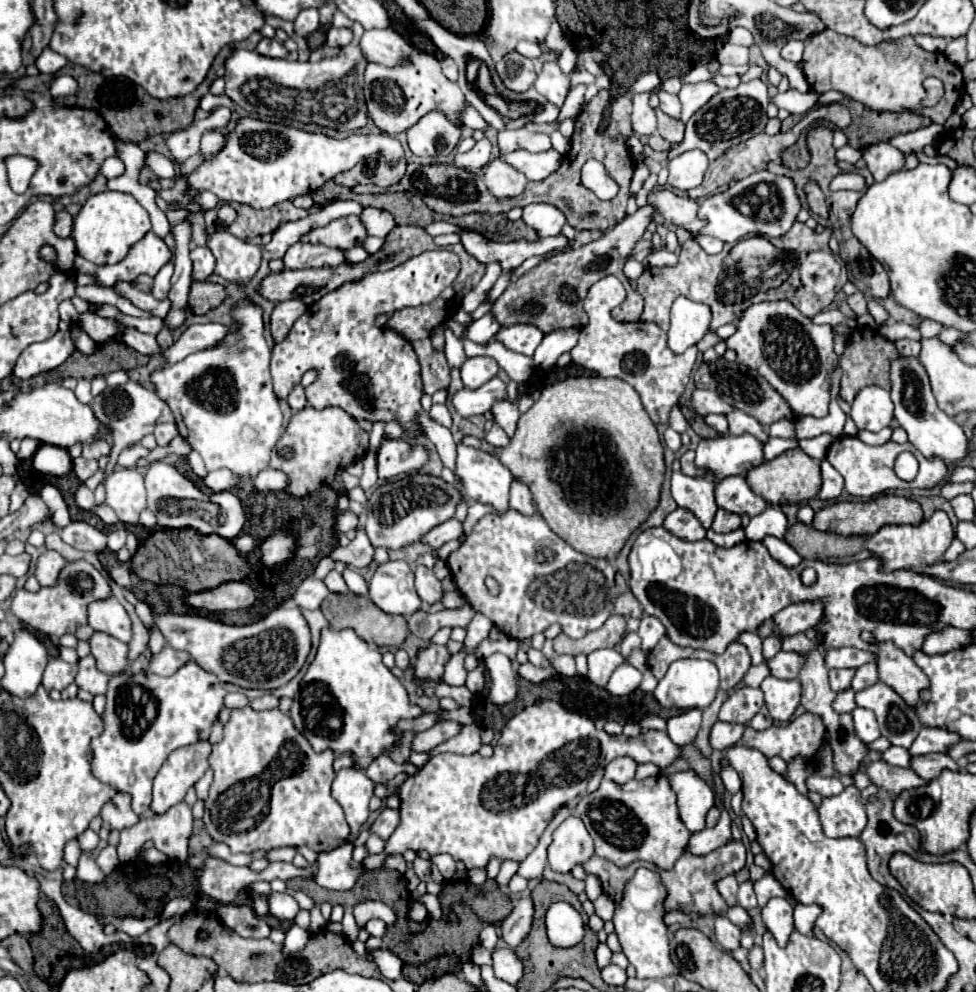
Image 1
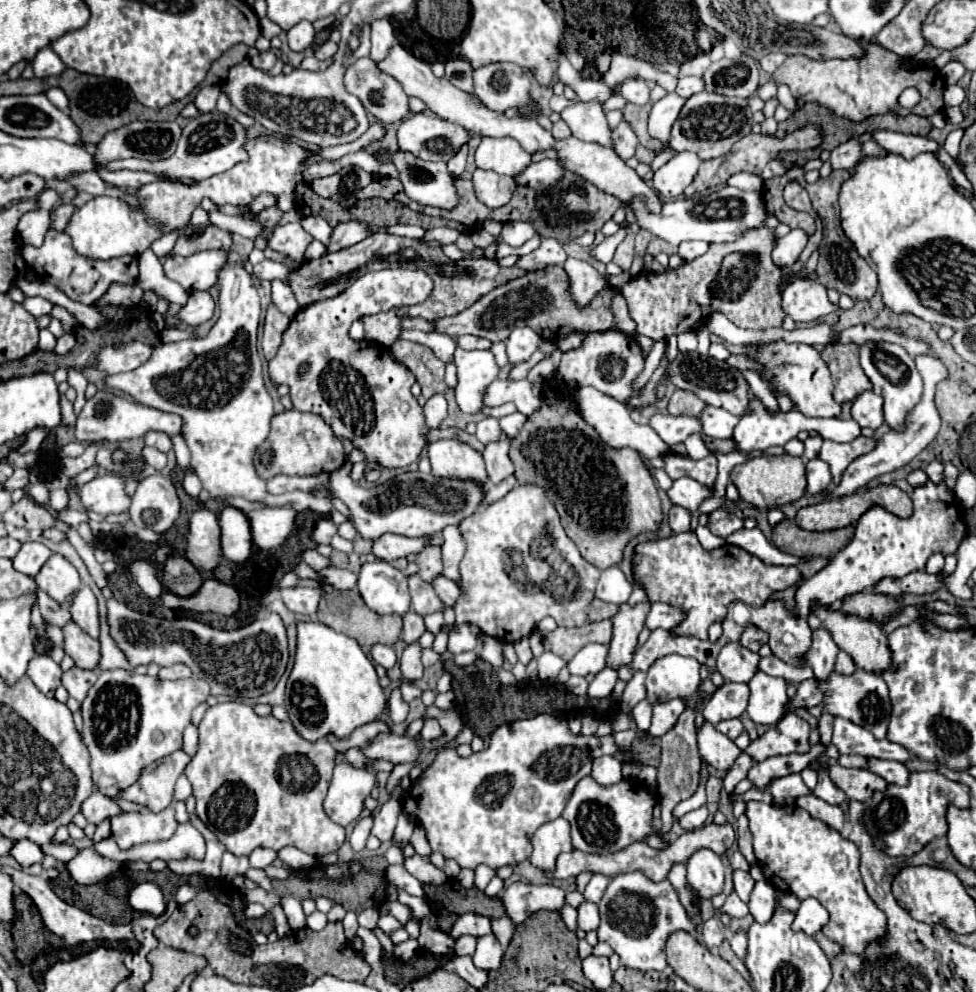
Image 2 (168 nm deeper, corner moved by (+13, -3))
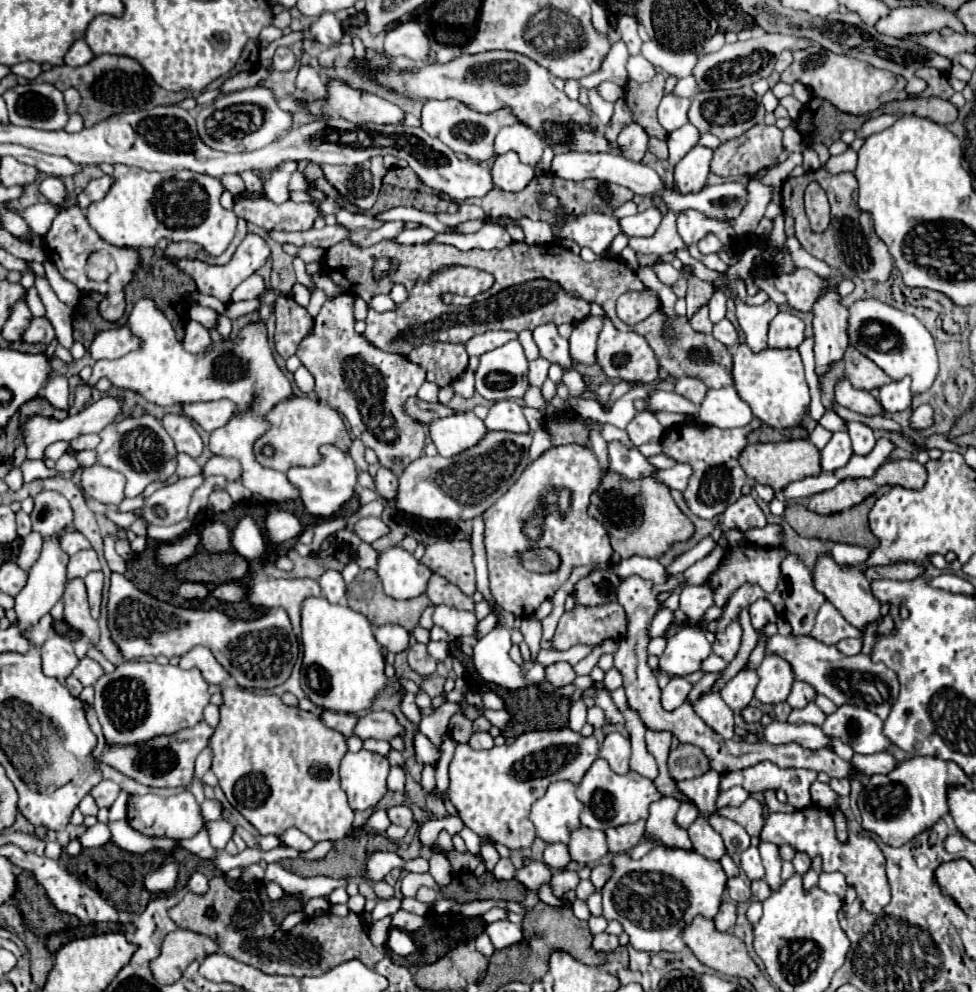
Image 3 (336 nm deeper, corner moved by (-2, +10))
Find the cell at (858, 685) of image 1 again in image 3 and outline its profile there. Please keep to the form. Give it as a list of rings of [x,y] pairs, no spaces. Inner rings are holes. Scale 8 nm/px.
[[[846,638],[846,640],[840,640],[836,644],[836,648],[846,654],[846,656],[854,656],[854,654],[860,654],[862,650],[862,638]]]

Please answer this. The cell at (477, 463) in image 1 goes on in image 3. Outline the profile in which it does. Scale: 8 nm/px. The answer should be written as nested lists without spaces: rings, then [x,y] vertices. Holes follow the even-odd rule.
[[[472,412],[460,416],[446,416],[430,426],[430,438],[436,444],[440,456],[452,458],[464,450],[474,448],[482,442],[488,428]]]

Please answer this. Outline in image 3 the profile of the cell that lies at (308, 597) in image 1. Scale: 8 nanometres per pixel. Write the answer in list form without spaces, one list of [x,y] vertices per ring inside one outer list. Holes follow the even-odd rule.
[[[326,570],[320,578],[318,578],[318,584],[322,588],[322,596],[328,600],[328,602],[334,602],[334,604],[340,604],[344,600],[344,592],[346,592],[346,584],[344,584],[344,578],[340,572],[336,570]]]

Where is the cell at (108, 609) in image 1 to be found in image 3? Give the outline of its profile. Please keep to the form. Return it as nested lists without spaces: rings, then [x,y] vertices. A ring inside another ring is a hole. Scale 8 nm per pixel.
[[[90,572],[86,578],[86,588],[88,588],[88,602],[92,610],[92,618],[100,618],[100,604],[102,604],[102,588],[104,588],[104,574],[102,572]]]

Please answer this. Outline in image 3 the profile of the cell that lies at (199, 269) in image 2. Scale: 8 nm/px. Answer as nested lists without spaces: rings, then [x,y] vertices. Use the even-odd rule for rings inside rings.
[[[248,234],[248,236],[240,242],[240,246],[236,248],[236,252],[234,252],[234,256],[230,258],[230,262],[224,264],[224,266],[212,266],[212,264],[206,264],[206,262],[202,262],[202,260],[198,260],[198,258],[174,258],[174,264],[176,264],[182,272],[186,272],[188,276],[192,276],[192,280],[196,282],[196,288],[198,288],[200,292],[212,294],[212,296],[216,296],[216,298],[228,302],[228,294],[234,290],[234,286],[238,286],[242,280],[246,280],[248,276],[252,276],[252,274],[266,262],[268,256],[270,256],[270,248],[268,248],[268,244],[264,242],[264,238],[258,236],[258,234]]]

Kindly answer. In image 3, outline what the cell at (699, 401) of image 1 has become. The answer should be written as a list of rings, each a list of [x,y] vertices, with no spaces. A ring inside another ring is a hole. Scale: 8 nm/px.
[[[678,378],[676,382],[676,392],[684,398],[688,398],[690,402],[694,404],[700,404],[704,398],[706,398],[706,392],[708,392],[708,386],[698,380],[698,378]]]

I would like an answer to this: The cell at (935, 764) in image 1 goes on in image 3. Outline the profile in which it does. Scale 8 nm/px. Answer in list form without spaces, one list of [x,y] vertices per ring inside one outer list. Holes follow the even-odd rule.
[[[888,750],[870,754],[870,756],[854,754],[854,758],[850,762],[854,764],[856,772],[862,772],[866,776],[872,776],[872,774],[888,774],[888,772],[892,772],[898,766],[898,760]]]

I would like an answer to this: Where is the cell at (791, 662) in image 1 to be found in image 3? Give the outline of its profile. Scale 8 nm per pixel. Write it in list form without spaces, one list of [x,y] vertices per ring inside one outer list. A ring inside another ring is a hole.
[[[732,622],[726,632],[716,634],[716,644],[712,650],[726,662],[732,662],[732,658],[740,650],[740,644],[742,644],[742,626],[738,622]]]

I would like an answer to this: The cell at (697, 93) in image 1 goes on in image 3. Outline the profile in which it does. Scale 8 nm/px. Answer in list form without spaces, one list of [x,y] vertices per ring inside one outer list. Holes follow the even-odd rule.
[[[664,94],[660,106],[658,106],[658,122],[666,128],[666,132],[672,132],[688,122],[686,112],[690,106],[690,98],[680,98],[676,94]]]

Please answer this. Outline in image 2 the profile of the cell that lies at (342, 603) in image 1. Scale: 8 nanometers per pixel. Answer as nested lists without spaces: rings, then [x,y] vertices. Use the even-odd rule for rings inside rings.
[[[357,589],[325,593],[321,603],[319,603],[319,621],[329,625],[335,631],[341,631],[341,633],[353,637],[365,651],[369,651],[375,643],[395,645],[399,641],[401,629],[403,629],[401,615],[377,615],[375,611],[365,607],[365,603],[363,603]]]

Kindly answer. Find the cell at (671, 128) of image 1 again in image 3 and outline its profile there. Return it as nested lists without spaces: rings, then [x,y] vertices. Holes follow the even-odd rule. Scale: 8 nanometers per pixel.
[[[656,74],[652,82],[638,84],[638,82],[628,82],[626,84],[626,102],[630,110],[634,110],[634,120],[650,134],[660,140],[666,140],[668,132],[658,124],[656,118],[656,106],[664,94],[664,76]]]

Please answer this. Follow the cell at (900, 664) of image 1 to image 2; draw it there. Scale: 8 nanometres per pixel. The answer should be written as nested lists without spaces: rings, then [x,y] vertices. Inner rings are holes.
[[[819,603],[813,605],[813,615],[821,619],[823,627],[833,635],[833,641],[839,645],[839,649],[849,653],[857,667],[875,673],[881,673],[883,669],[891,667],[891,651],[889,651],[887,635],[871,619],[861,619],[859,615],[845,615],[843,611],[833,611],[829,609],[829,605],[819,605]]]

